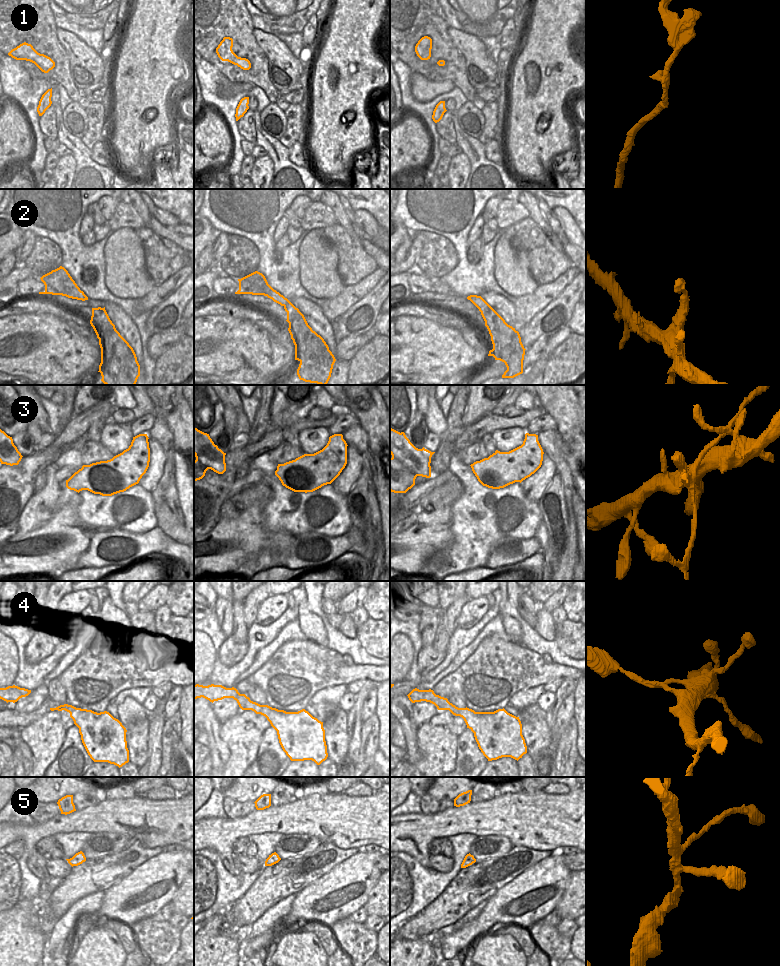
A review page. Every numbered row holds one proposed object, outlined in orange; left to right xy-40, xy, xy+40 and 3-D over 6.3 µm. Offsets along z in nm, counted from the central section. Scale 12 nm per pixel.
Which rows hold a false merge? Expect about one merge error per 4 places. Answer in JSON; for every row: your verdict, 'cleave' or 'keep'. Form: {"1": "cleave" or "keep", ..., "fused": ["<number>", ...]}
{"1": "keep", "2": "keep", "3": "cleave", "4": "cleave", "5": "keep", "fused": ["3", "4"]}

